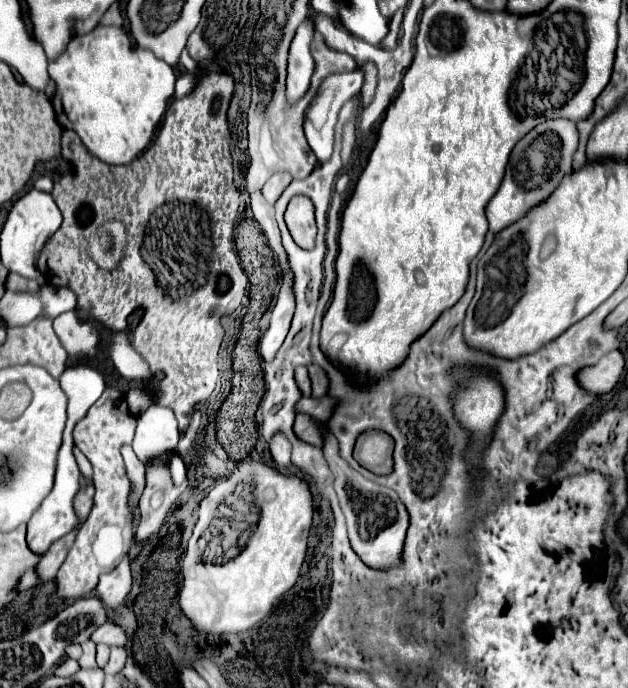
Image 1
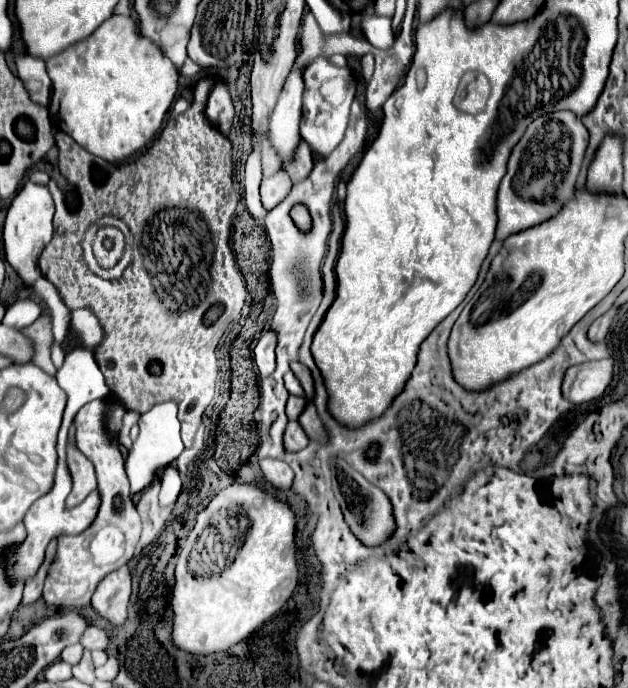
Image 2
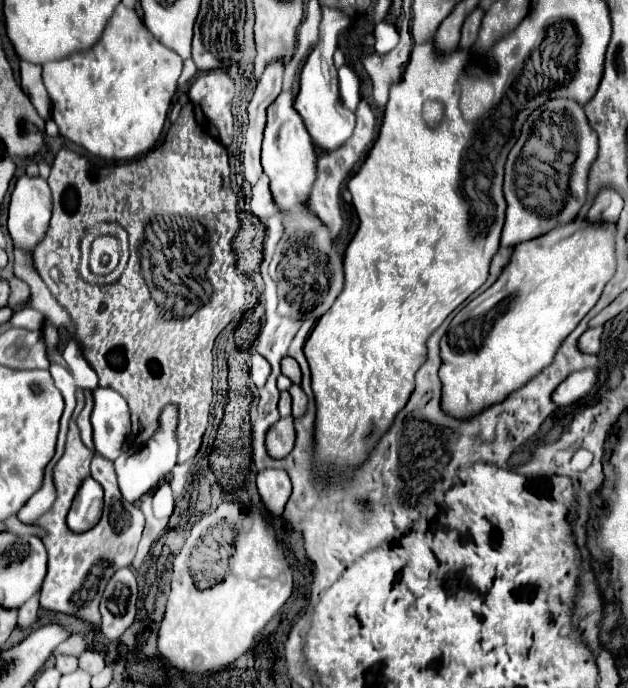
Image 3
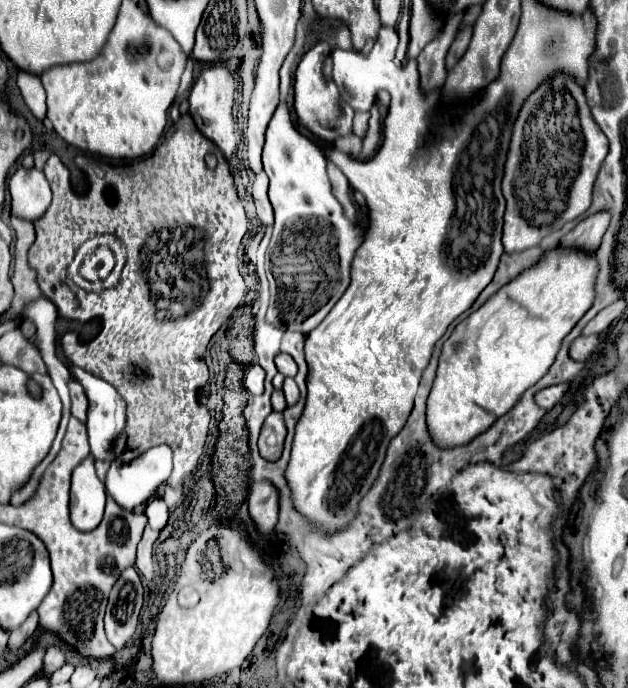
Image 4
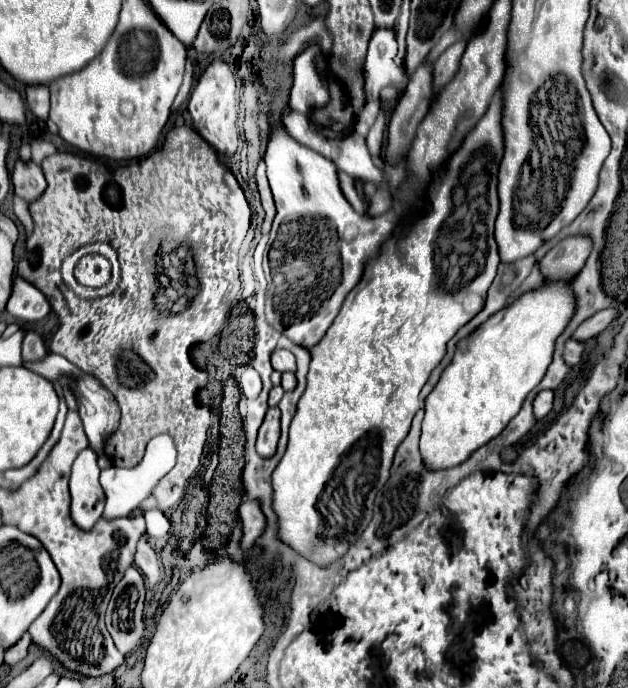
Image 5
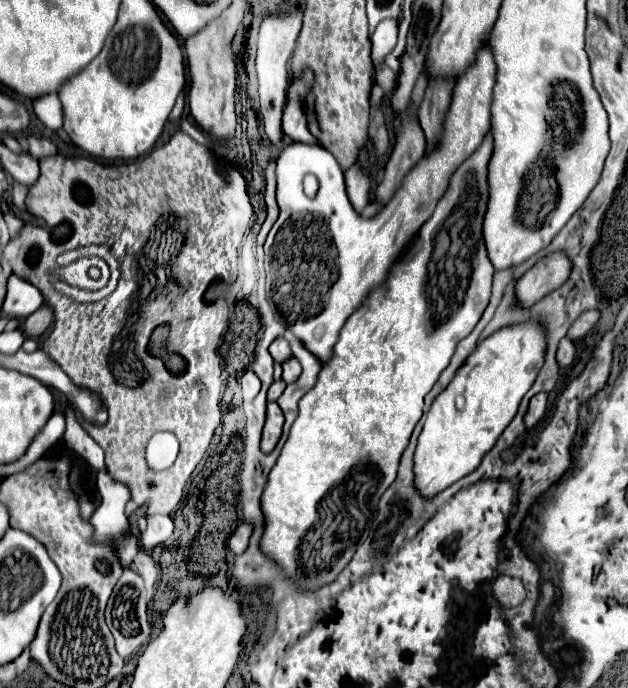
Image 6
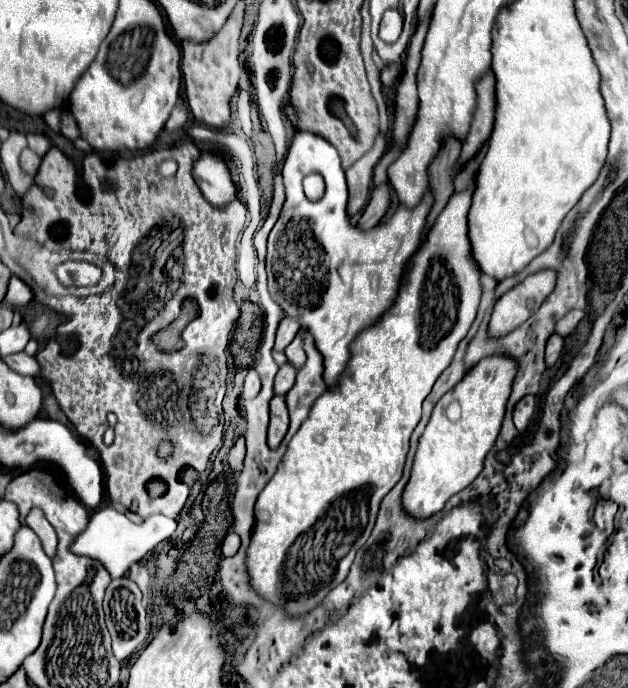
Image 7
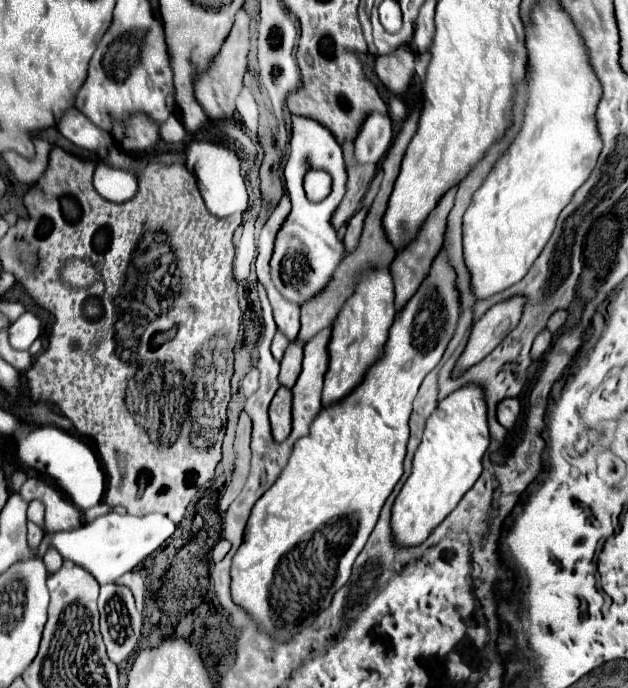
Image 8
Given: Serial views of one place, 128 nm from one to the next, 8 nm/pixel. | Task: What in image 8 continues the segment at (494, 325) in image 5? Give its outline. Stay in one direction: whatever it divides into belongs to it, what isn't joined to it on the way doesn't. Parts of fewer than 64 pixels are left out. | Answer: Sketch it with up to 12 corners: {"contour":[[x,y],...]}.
{"contour":[[480,384],[438,402],[392,506],[400,546],[422,544],[482,472]]}

